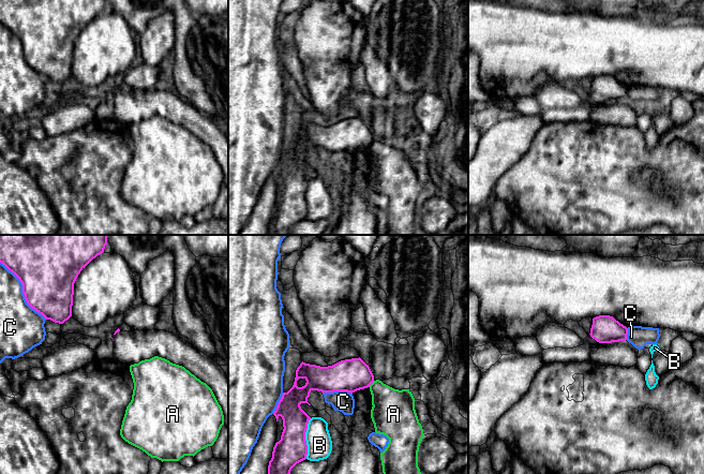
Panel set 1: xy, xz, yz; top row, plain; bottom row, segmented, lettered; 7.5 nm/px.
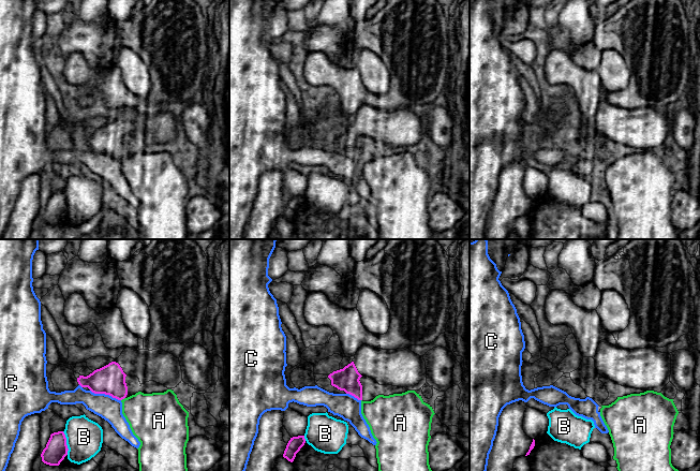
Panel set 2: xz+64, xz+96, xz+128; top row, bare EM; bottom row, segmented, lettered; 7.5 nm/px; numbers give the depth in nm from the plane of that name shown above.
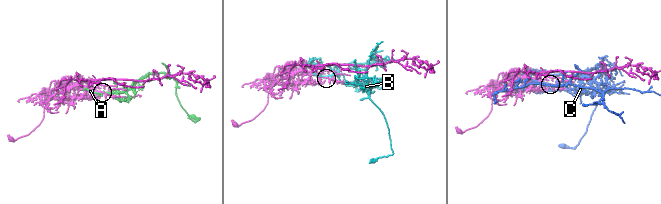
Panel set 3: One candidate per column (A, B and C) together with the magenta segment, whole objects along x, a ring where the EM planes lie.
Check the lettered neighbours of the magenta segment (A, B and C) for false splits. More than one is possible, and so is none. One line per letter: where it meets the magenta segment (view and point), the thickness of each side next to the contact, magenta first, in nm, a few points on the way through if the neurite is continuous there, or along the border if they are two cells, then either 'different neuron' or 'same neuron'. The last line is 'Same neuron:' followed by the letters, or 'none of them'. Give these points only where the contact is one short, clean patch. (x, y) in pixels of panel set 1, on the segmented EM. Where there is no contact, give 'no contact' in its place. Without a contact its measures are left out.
A: xz (371, 383) | 240/300 nm | different neuron
B: xz (304, 439) | 220/190 nm | different neuron
C: xy (23, 292) | 440/320 nm | different neuron
Same neuron: none of them

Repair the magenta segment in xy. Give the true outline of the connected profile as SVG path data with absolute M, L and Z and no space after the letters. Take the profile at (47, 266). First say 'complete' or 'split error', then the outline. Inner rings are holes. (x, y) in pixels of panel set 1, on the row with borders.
complete | M0 235L0 263L23 284L27 303L46 320L63 324L72 316L74 283L80 271L104 252L107 235Z

